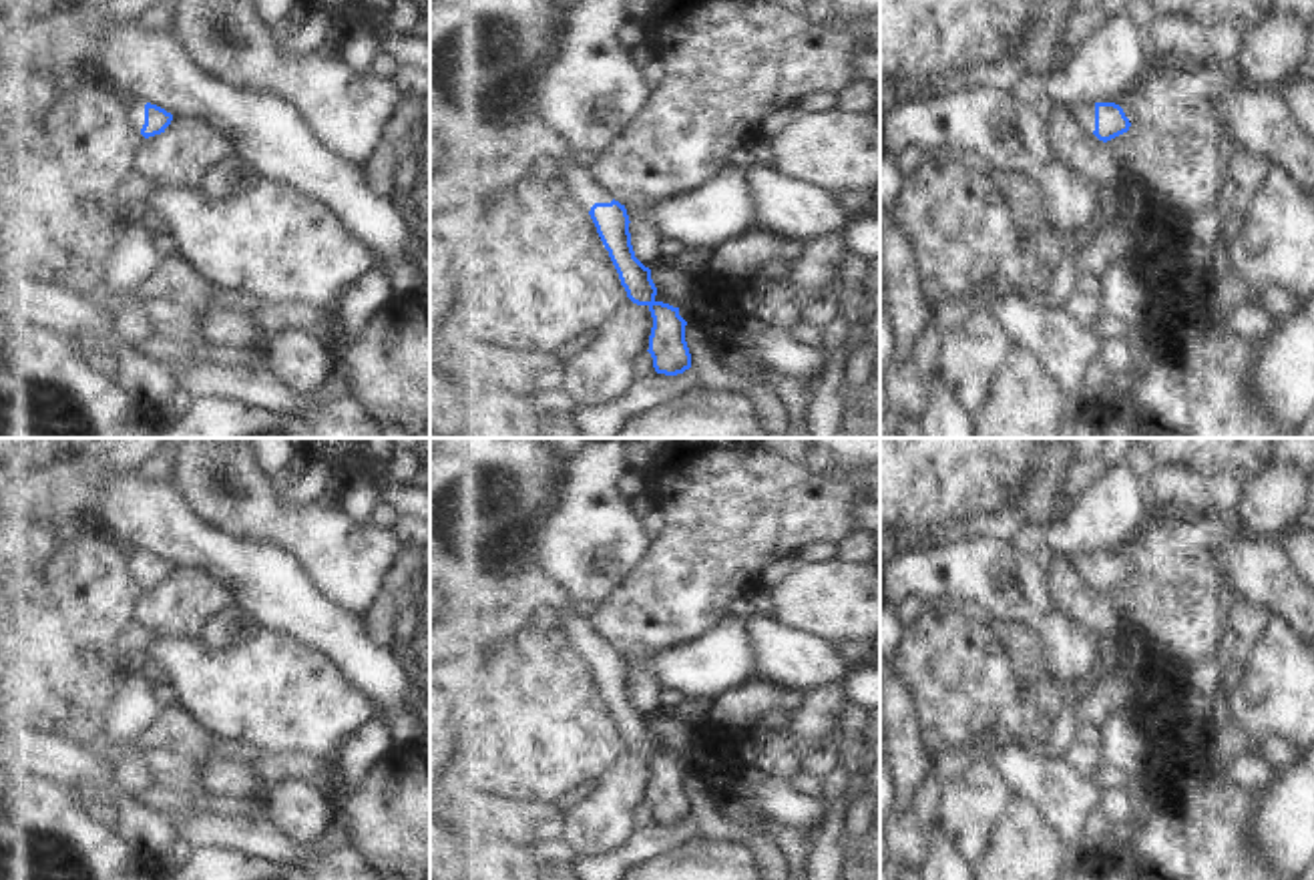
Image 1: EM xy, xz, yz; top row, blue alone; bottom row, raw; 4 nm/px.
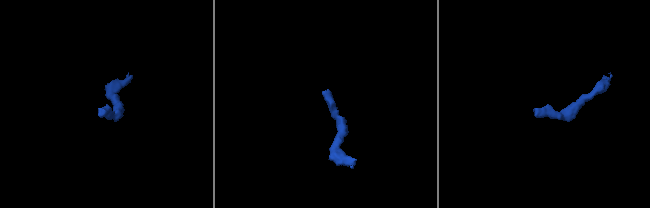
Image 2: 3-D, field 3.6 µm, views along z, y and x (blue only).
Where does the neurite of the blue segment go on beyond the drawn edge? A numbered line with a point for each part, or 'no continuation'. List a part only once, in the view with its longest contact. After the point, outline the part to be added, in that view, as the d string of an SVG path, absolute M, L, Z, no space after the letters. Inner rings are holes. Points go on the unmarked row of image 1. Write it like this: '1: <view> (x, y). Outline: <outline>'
1: yz (1083, 563). Outline: M1079 555L1073 557L1071 563L1075 565L1077 573L1093 585L1095 581L1095 555Z

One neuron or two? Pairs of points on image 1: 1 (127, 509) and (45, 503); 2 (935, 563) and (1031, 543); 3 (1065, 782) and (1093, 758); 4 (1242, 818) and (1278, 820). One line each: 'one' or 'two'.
1: two
2: two
3: two
4: two

